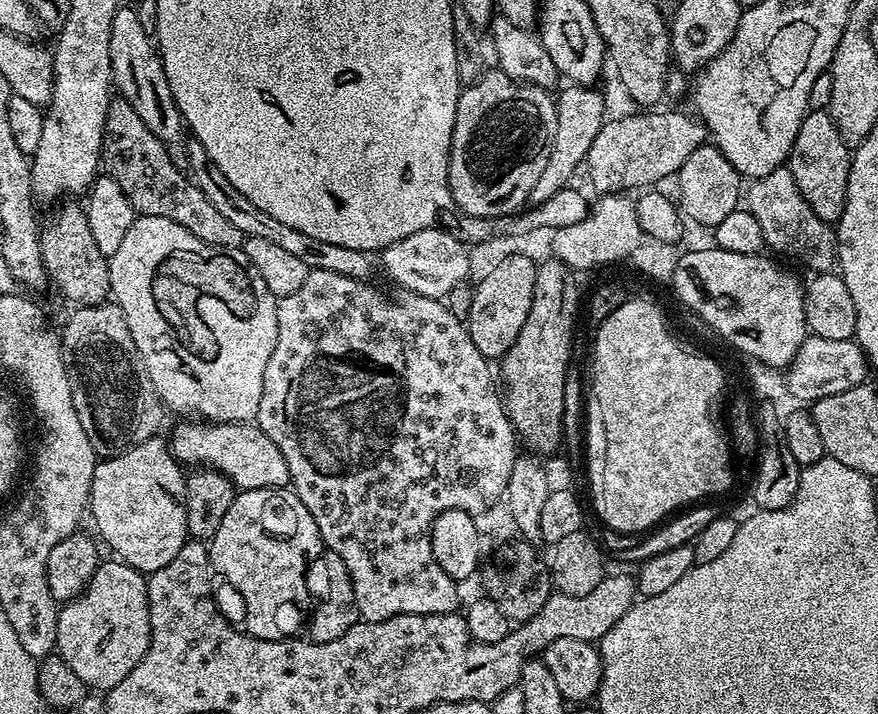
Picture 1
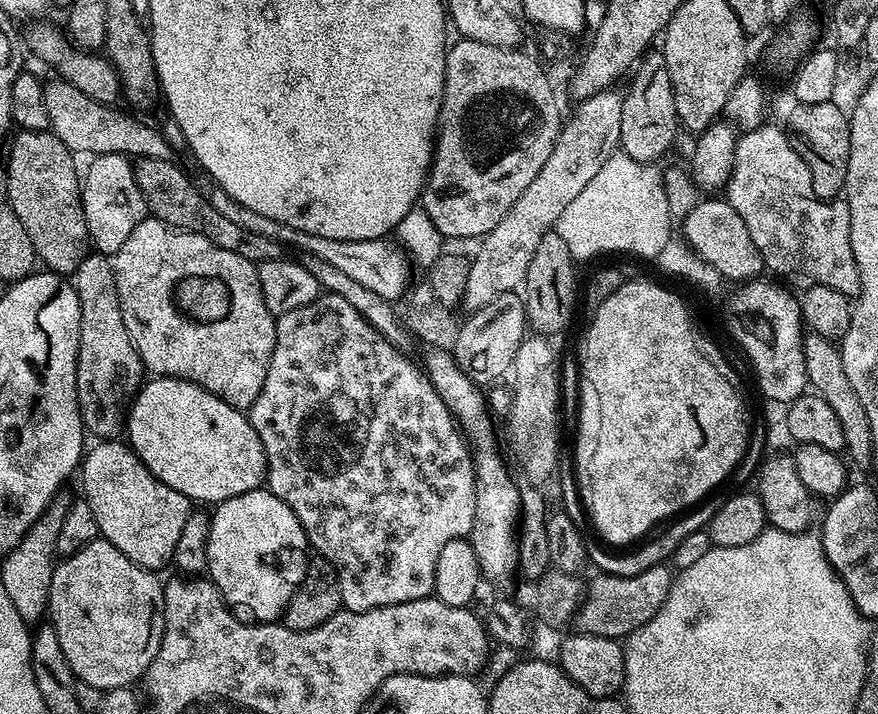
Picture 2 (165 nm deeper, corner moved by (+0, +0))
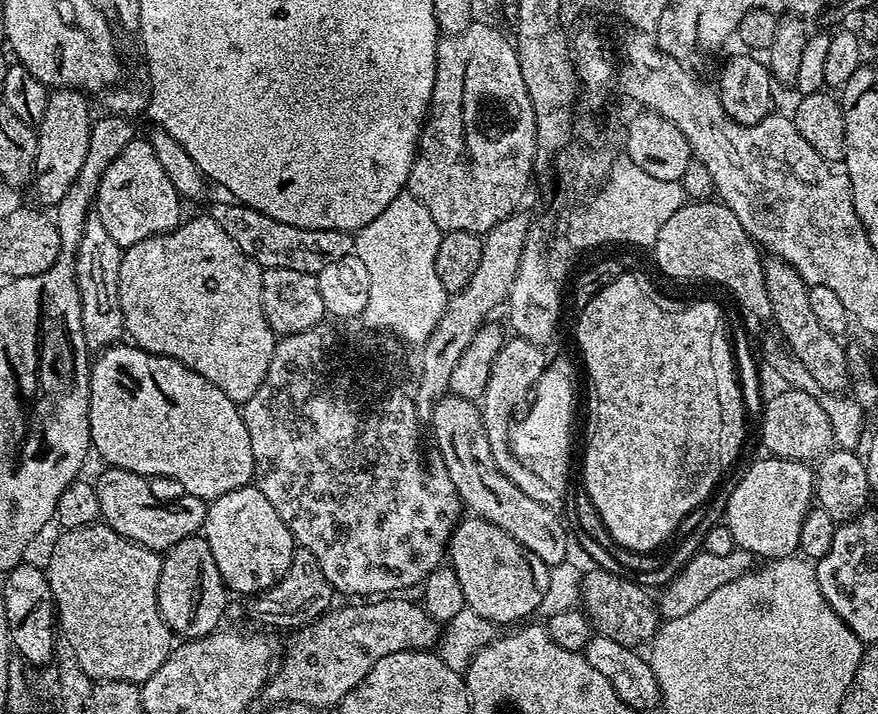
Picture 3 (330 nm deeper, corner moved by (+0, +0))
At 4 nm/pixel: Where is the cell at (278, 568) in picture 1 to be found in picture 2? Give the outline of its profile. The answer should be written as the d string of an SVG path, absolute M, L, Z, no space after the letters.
M258 487L253 492L238 494L215 505L210 516L206 572L229 605L241 604L246 611L256 615L253 617L257 621L276 622L283 617L292 592L296 589L296 575L305 563L304 551L309 551L309 548L308 535L302 530L294 510L290 510L290 506L286 506L286 502L282 502L282 498L278 498L273 492Z

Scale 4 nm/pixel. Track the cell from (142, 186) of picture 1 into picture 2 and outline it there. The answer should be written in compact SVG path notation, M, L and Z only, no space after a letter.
M137 159L136 181L142 190L142 198L148 204L148 211L155 219L185 232L200 232L214 246L222 246L222 250L230 250L242 258L259 262L261 260L279 260L282 256L282 245L279 240L262 238L262 234L250 234L250 230L242 230L242 226L234 226L230 218L222 218L218 210L207 200L203 191L192 185L192 180L171 160Z

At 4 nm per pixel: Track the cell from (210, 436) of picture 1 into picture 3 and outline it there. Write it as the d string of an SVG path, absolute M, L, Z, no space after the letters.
M124 342L105 347L101 352L104 353L97 360L95 357L90 364L90 434L95 455L100 455L105 460L103 462L105 465L130 470L145 478L165 476L168 480L177 480L184 487L181 489L187 495L196 496L205 502L217 500L222 494L230 494L230 490L246 488L253 483L254 454L250 450L250 434L246 430L244 413L233 400L226 398L226 394L222 394L222 390L218 390L218 386L202 378L202 374L194 374L194 370L182 366L182 362L174 358L150 354L146 350L129 346Z

